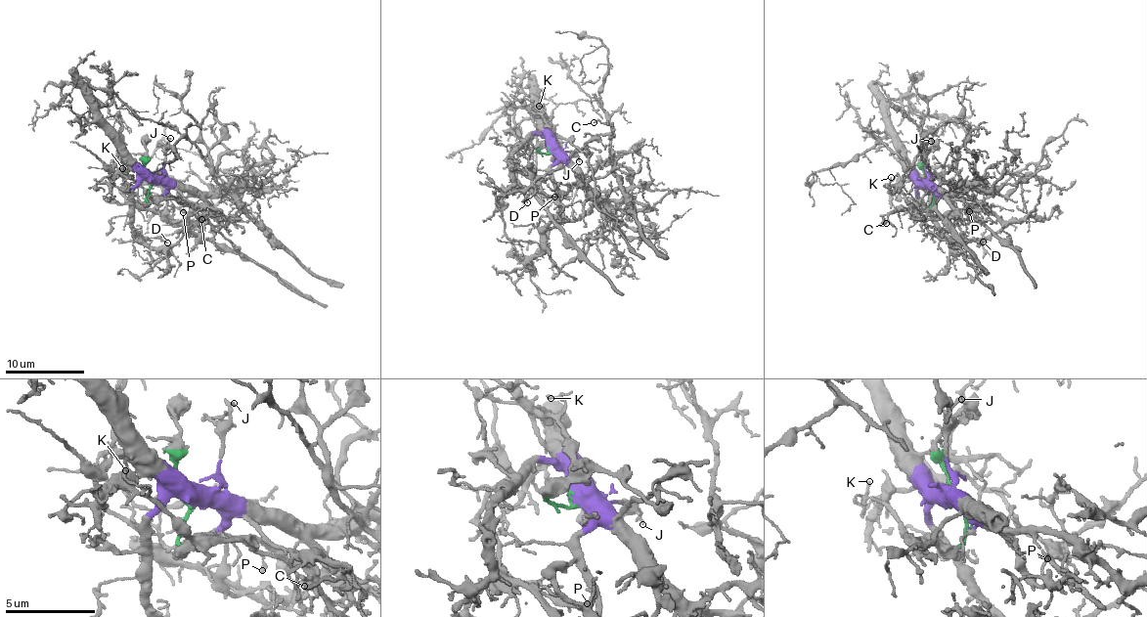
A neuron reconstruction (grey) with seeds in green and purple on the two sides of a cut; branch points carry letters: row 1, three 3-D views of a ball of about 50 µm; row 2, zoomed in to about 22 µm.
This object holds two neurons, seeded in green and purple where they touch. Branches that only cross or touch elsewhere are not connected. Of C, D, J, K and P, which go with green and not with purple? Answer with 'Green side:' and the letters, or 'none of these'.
Green side: K

